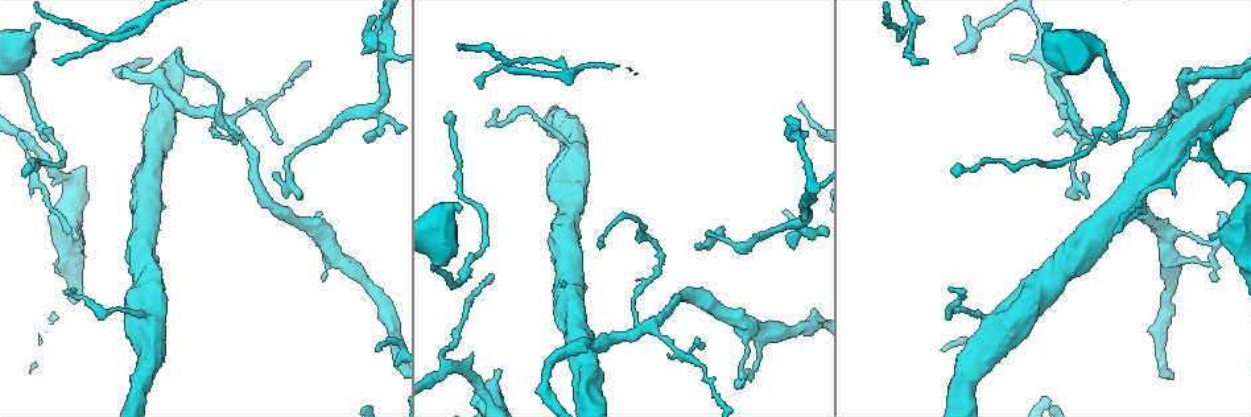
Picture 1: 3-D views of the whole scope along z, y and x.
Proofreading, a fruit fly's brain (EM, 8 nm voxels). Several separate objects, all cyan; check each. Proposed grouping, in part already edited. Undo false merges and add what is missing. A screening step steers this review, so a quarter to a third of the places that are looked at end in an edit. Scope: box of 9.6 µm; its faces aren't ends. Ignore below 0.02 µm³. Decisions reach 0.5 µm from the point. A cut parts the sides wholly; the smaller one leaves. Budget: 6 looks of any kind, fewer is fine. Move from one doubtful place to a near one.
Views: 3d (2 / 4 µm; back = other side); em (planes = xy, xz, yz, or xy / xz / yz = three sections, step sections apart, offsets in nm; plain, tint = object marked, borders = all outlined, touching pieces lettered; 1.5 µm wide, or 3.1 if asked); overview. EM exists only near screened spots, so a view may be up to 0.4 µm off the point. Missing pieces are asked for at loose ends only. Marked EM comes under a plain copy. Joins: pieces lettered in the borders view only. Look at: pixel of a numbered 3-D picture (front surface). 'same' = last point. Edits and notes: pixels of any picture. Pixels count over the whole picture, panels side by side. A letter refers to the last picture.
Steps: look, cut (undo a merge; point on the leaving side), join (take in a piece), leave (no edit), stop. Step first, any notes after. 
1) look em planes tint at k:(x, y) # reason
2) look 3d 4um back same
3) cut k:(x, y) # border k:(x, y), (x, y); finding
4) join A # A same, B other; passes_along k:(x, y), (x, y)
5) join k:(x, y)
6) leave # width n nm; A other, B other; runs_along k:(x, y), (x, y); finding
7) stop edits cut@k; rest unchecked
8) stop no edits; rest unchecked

look 3d 2um back at 1:(1044, 25) # an open end

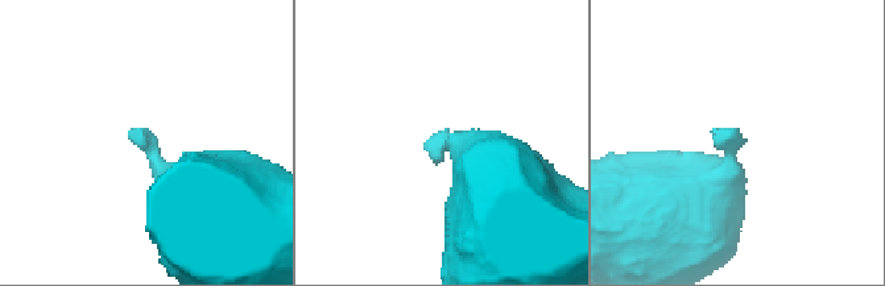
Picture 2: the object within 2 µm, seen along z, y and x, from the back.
look em planes tint at 2:(426, 142)

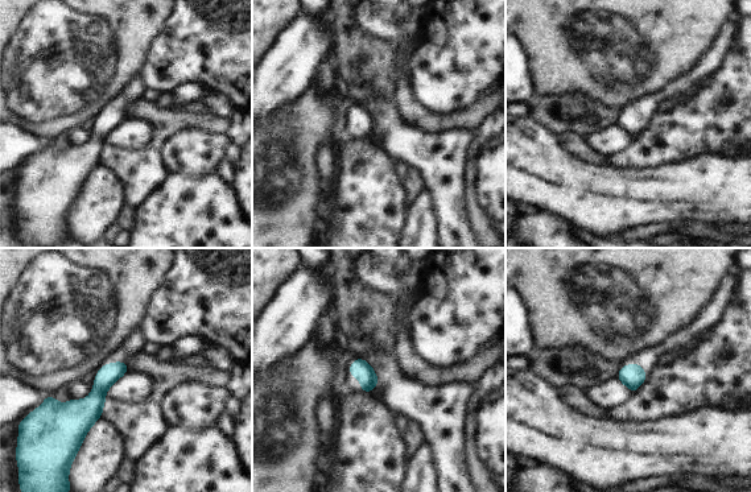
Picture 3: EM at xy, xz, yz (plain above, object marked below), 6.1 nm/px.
look em planes borders same

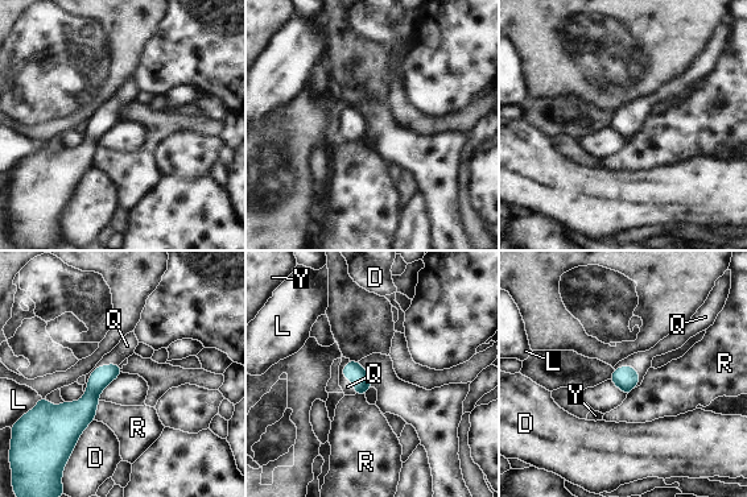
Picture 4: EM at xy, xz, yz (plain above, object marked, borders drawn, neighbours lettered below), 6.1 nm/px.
join Q # longest_contact Q 280 nm; D other, L other, Q same, R other, Y other; passes_along 4:(85, 409), (94, 369), (127, 346); the neuron continues

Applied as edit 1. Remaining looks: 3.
look 3d 2um at 1:(602, 244) # free end

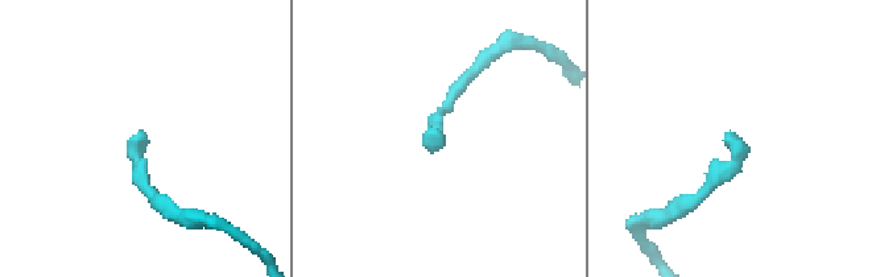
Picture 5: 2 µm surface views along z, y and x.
look em planes borders at 5:(730, 129) # need the tissue

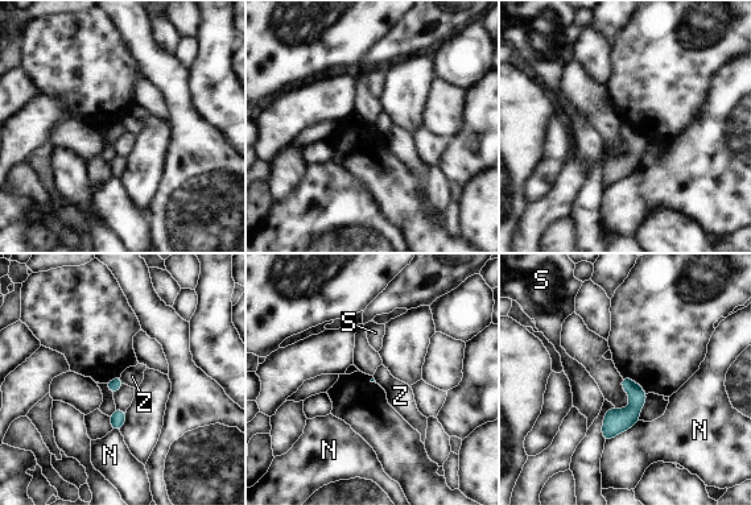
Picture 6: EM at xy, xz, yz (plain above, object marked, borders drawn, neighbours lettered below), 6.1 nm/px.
leave # N other, S other, Z other; border 6:(120, 376), (126, 384); no lettered piece goes on from it

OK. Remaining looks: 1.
stop edits join@4; rest unchecked

